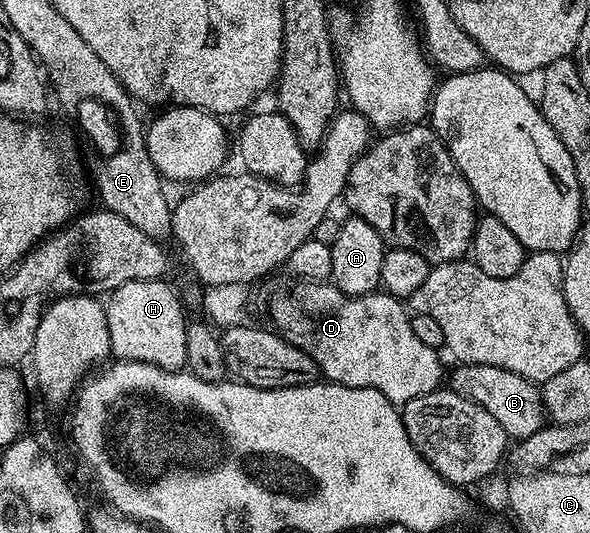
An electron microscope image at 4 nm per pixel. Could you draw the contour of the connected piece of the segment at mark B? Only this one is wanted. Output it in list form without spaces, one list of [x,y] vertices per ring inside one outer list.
[[[461,363],[455,368],[451,375],[450,372],[448,375],[449,390],[492,414],[504,429],[507,438],[514,441],[527,439],[545,424],[546,414],[541,388],[530,379],[520,377],[511,370],[500,369],[499,366]]]

